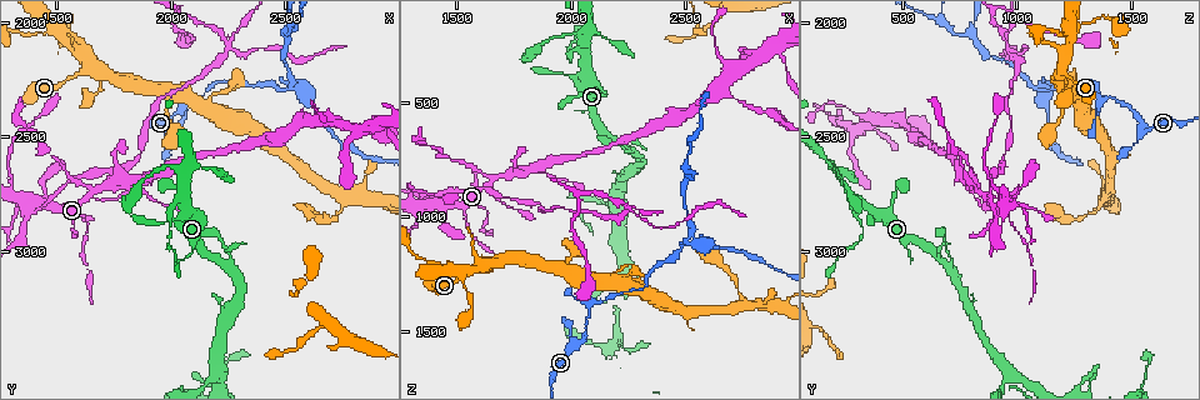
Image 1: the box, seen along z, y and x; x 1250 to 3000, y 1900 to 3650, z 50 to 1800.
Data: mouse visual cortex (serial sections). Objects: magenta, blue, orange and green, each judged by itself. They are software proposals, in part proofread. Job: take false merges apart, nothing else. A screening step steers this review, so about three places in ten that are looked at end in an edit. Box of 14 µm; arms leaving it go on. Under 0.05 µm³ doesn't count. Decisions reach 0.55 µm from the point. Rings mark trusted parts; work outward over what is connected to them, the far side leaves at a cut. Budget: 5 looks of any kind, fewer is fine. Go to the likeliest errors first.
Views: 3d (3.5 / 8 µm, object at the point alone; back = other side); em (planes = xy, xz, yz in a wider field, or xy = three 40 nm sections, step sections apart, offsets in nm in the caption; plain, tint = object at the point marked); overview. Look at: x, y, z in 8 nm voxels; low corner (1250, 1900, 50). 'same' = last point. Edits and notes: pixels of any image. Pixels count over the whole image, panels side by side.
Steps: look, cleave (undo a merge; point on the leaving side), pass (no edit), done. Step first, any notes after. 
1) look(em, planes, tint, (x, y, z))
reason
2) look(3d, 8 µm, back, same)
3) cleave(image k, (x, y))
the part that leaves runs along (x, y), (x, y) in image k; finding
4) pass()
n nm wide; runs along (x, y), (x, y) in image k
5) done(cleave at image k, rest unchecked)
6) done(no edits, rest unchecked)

look(3d, 3.5 µm, back, (2050, 2770, 300))
branch point

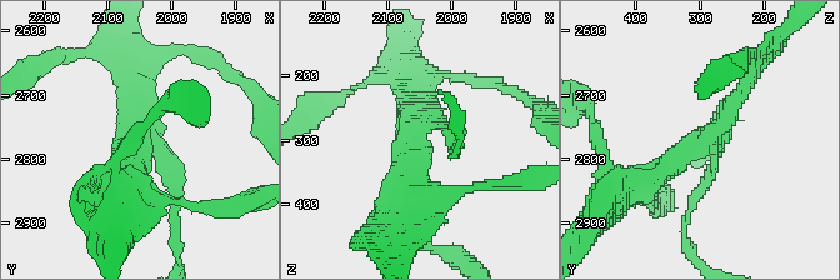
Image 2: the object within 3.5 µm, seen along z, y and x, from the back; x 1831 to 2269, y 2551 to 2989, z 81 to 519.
look(em, xy, step 5, tint, (2060, 2765, 290))
3 arms; arms of 150, 250, 350 nm; need the tissue

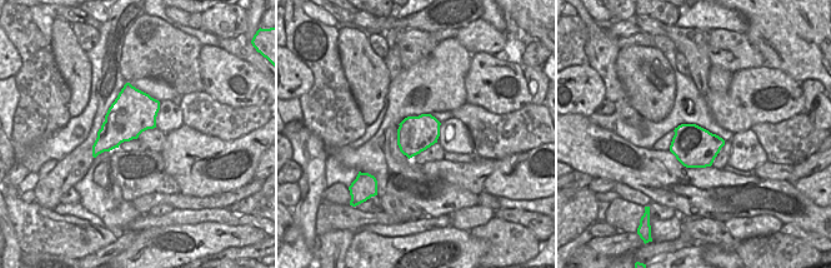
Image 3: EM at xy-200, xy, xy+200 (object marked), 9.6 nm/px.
pass()
runs along (640, 184), (704, 141), (755, 69) in image 2; one cell here

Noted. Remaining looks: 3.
look(3d, 3.5 µm, (2240, 3060, 700))
arms part here

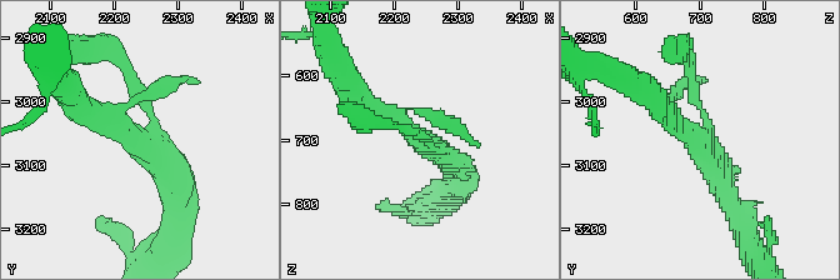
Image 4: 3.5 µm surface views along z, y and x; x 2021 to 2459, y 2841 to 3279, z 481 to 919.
look(em, xy, step 2, tint, (2240, 3070, 700))
3 arms; arms of 150, 200, 300 nm; shape alone is not enough

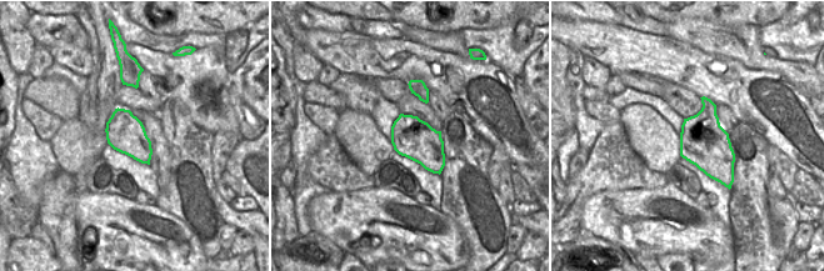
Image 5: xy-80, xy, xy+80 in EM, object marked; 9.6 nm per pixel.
pass()
runs along (84, 105), (156, 159), (180, 209) in image 4; one cell here

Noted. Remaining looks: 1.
done(no edits, rest unchecked)

